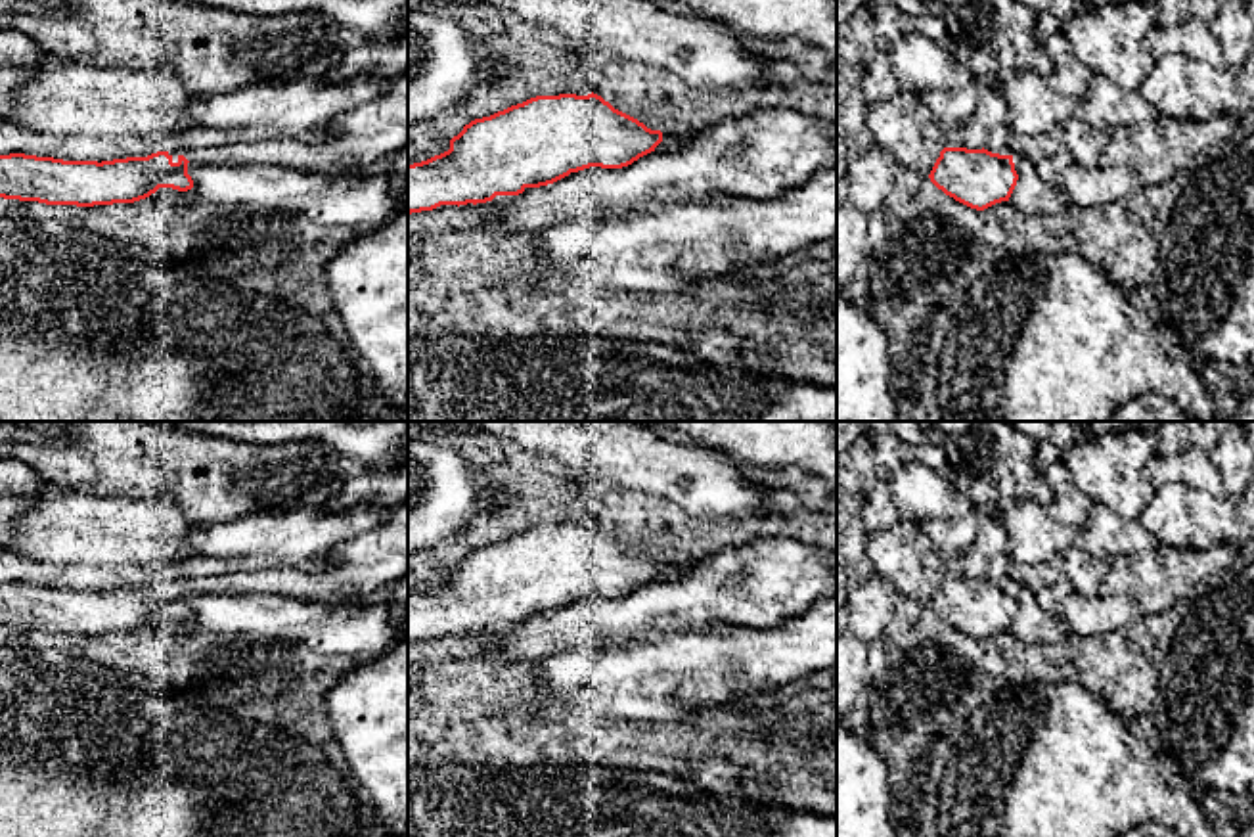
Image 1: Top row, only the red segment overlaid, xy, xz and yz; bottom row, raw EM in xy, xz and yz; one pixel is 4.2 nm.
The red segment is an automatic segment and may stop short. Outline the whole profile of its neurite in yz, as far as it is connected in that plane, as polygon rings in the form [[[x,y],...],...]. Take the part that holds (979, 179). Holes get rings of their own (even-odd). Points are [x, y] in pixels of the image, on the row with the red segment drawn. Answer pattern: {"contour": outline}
{"contour": [[[932,117],[925,136],[936,149],[930,182],[955,201],[984,211],[1009,201],[1019,174],[1013,155],[988,149],[967,149],[959,136],[961,123],[942,123]]]}

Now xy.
{"contour": [[[168,151],[101,163],[10,153],[0,155],[0,197],[77,207],[134,203],[149,197],[159,188],[172,188],[178,192],[191,190],[193,180],[188,174],[188,163],[190,161],[184,155],[178,155],[178,161],[174,163]]]}

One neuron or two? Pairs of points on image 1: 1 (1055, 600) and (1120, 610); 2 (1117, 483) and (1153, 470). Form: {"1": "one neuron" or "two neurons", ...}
{"1": "one neuron", "2": "two neurons"}

